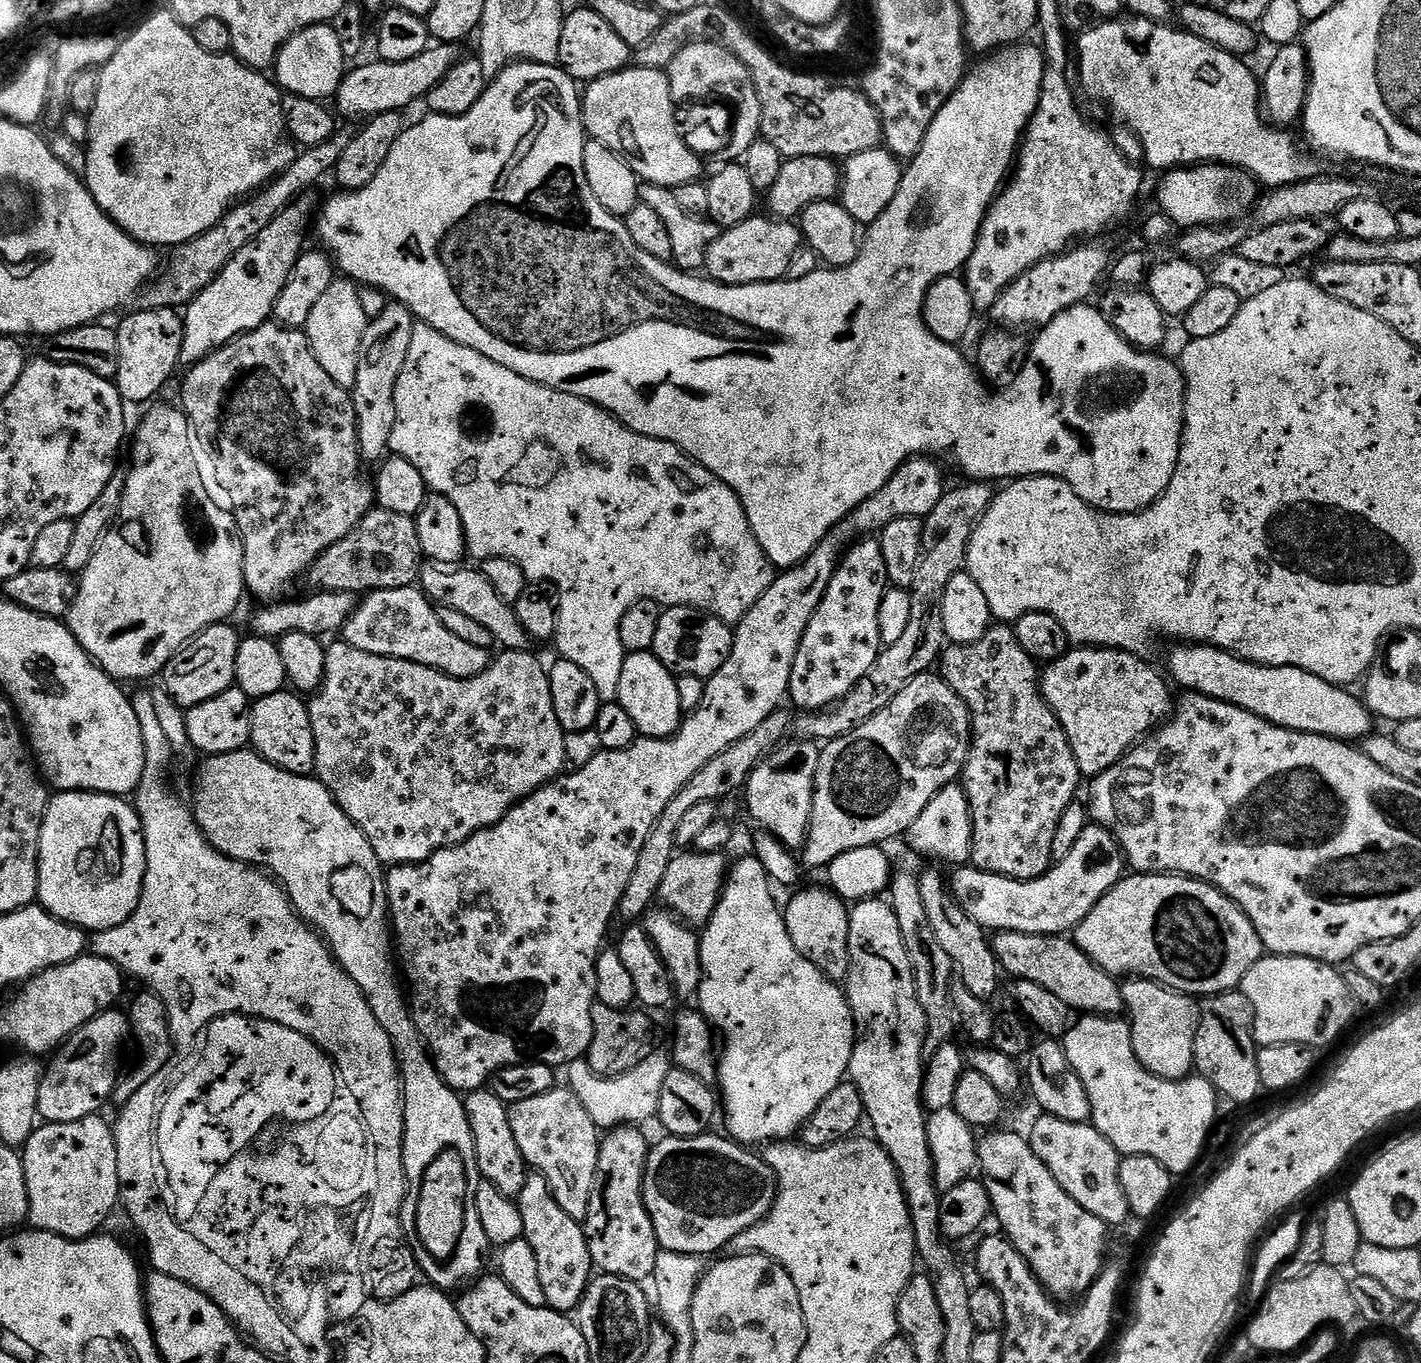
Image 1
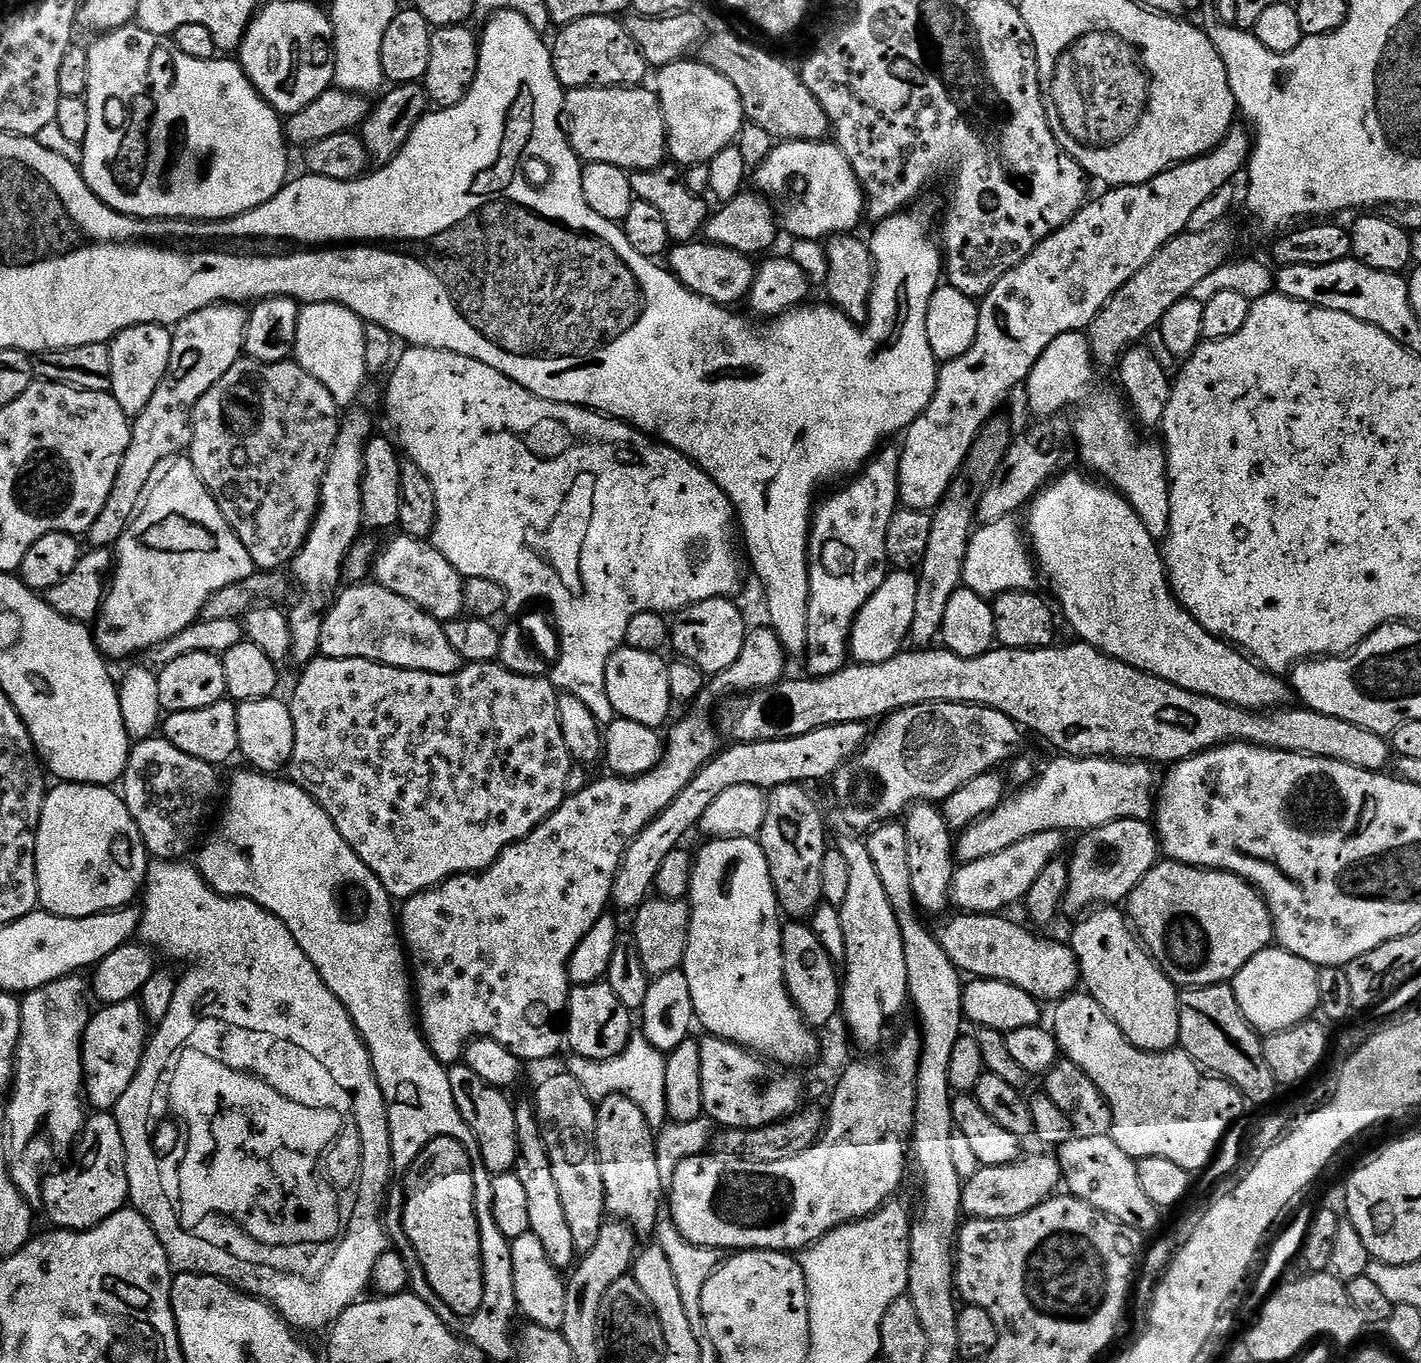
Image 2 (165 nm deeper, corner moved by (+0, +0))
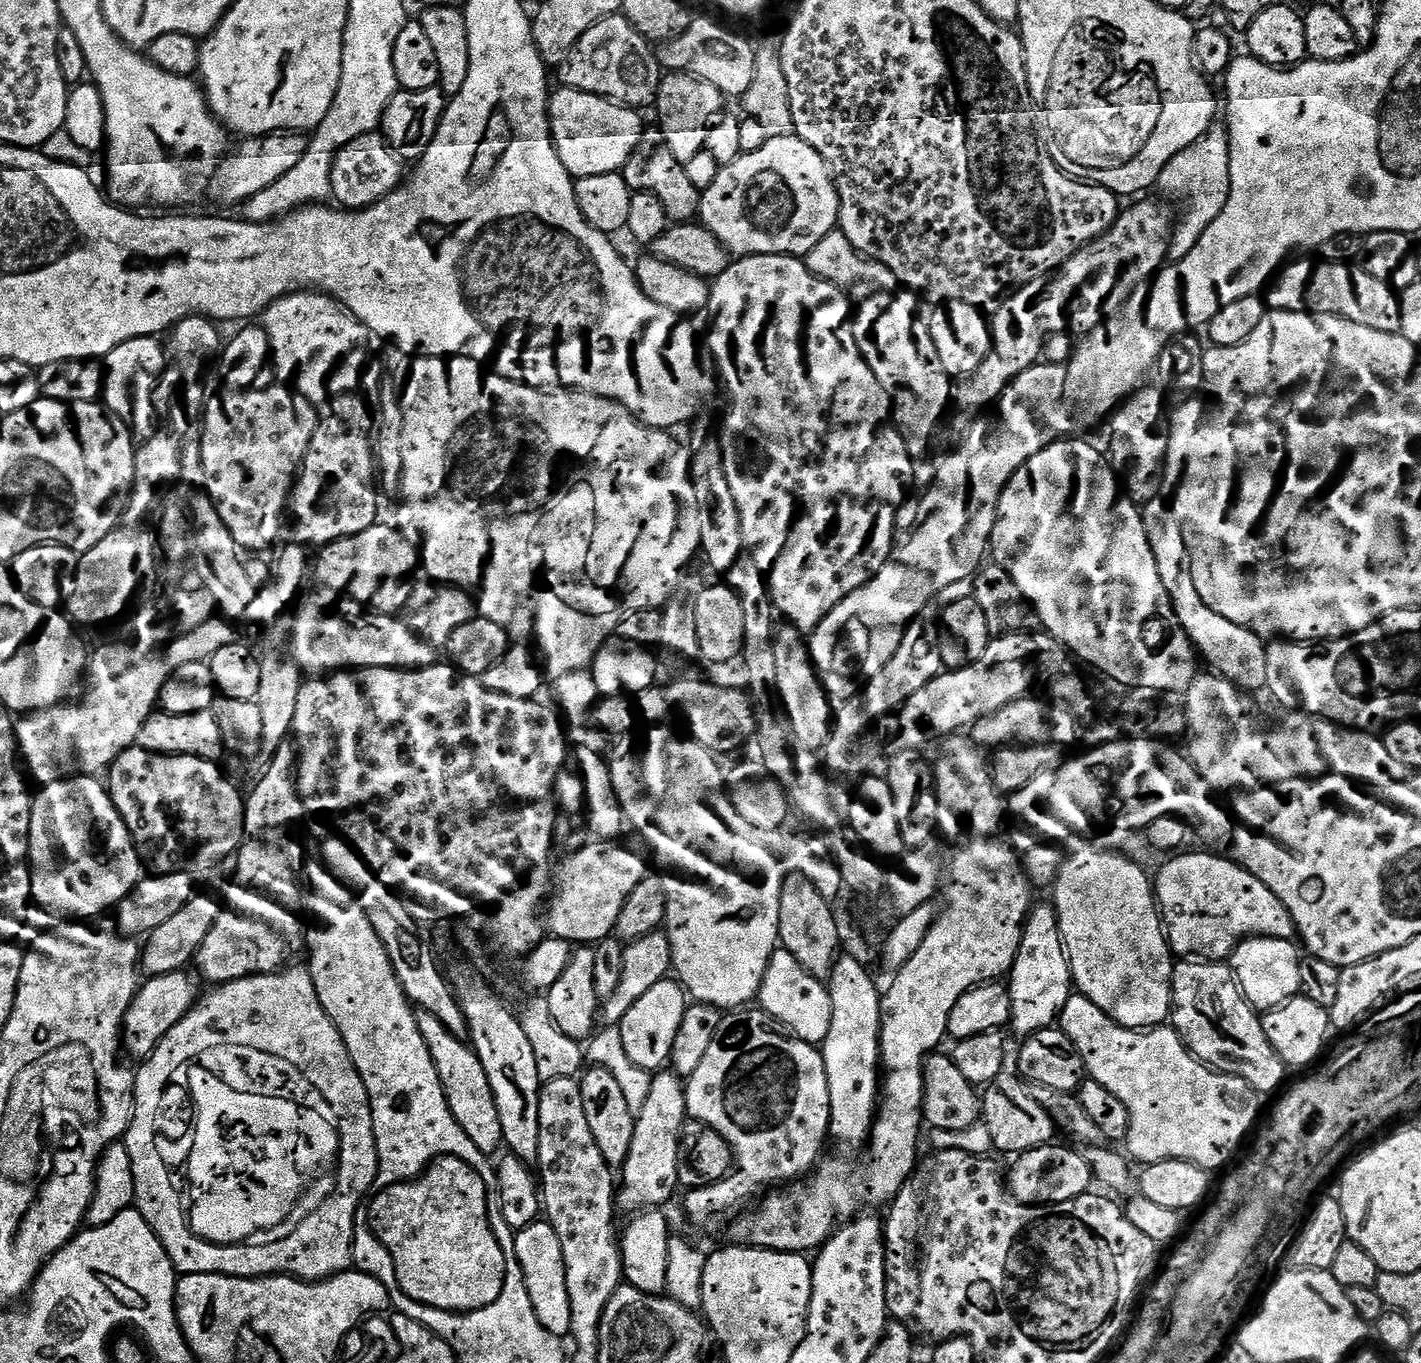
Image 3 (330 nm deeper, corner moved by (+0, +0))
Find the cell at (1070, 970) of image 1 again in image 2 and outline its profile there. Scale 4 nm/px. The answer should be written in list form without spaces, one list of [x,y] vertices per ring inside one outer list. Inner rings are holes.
[[[961,913],[956,916],[937,927],[934,935],[961,973],[977,979],[1010,982],[1041,1002],[1059,1002],[1077,991],[1082,980],[1081,969],[1071,943],[1047,940],[1039,931],[1022,928],[1000,914]]]

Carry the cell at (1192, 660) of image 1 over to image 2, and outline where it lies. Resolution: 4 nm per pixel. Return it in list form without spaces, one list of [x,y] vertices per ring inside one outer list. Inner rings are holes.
[[[1080,472],[1057,475],[1033,499],[1027,509],[1028,528],[1026,524],[1026,536],[1035,563],[1043,579],[1045,576],[1056,587],[1055,603],[1058,608],[1060,603],[1059,611],[1062,616],[1064,611],[1069,626],[1080,635],[1077,637],[1106,656],[1118,658],[1138,670],[1199,696],[1209,696],[1239,708],[1253,710],[1285,707],[1290,700],[1289,681],[1253,662],[1243,651],[1237,650],[1221,637],[1211,636],[1172,595],[1172,585],[1168,582],[1168,570],[1164,566],[1161,549],[1150,530],[1142,526],[1139,514],[1119,492]]]

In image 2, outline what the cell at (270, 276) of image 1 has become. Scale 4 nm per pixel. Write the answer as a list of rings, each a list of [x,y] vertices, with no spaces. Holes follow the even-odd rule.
[[[211,304],[206,306],[206,310],[198,310],[190,314],[190,318],[186,318],[181,324],[175,325],[170,350],[170,366],[166,366],[166,374],[162,382],[158,382],[158,390],[154,390],[146,410],[142,410],[142,414],[131,421],[130,446],[126,450],[126,458],[122,458],[122,466],[118,466],[118,478],[114,478],[114,490],[110,490],[110,498],[106,500],[106,506],[102,506],[102,514],[94,518],[94,526],[90,526],[86,534],[86,544],[88,540],[89,549],[111,549],[115,546],[122,538],[124,531],[128,529],[128,525],[131,524],[132,517],[141,507],[162,465],[191,449],[192,408],[198,406],[202,394],[206,394],[206,390],[210,390],[210,386],[214,386],[214,382],[218,382],[218,378],[222,378],[222,374],[226,374],[226,370],[230,370],[230,366],[234,366],[234,362],[238,362],[245,355],[244,339],[246,338],[248,313],[249,309],[242,304]]]

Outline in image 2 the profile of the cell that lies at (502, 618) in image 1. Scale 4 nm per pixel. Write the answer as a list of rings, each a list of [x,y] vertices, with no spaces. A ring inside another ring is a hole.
[[[396,534],[396,537],[385,548],[383,545],[377,551],[371,575],[374,577],[375,583],[380,584],[383,588],[390,590],[394,594],[398,594],[402,598],[406,598],[411,604],[418,606],[424,612],[428,612],[436,620],[441,622],[459,620],[465,615],[465,577],[460,576],[458,570],[454,570],[454,566],[450,566],[450,562],[446,562],[446,558],[442,558],[442,554],[436,549],[436,545],[427,539]]]

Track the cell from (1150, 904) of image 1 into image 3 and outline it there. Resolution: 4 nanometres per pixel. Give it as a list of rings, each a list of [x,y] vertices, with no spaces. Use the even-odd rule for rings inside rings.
[[[1203,851],[1173,855],[1154,876],[1158,911],[1173,957],[1224,962],[1244,940],[1297,939],[1290,910],[1282,906],[1282,898],[1270,886],[1262,886],[1235,860]]]

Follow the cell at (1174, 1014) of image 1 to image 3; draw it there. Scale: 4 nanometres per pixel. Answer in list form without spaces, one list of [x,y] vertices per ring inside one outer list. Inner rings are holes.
[[[1084,844],[1081,848],[1076,848],[1072,853],[1067,853],[1066,859],[1060,868],[1054,883],[1054,891],[1056,890],[1056,900],[1054,899],[1054,907],[1056,917],[1060,923],[1060,933],[1064,939],[1064,950],[1068,954],[1068,964],[1072,968],[1072,982],[1075,991],[1079,995],[1090,998],[1090,1002],[1094,1002],[1094,1006],[1098,1006],[1098,1010],[1102,1010],[1112,1019],[1116,1020],[1124,1028],[1134,1028],[1137,1030],[1147,1030],[1160,1025],[1172,1015],[1172,970],[1174,967],[1174,957],[1171,948],[1168,947],[1168,937],[1164,931],[1164,925],[1161,921],[1156,902],[1156,894],[1154,891],[1154,880],[1147,871],[1130,862],[1126,857],[1120,856],[1118,853],[1105,852],[1103,849],[1091,844]]]

